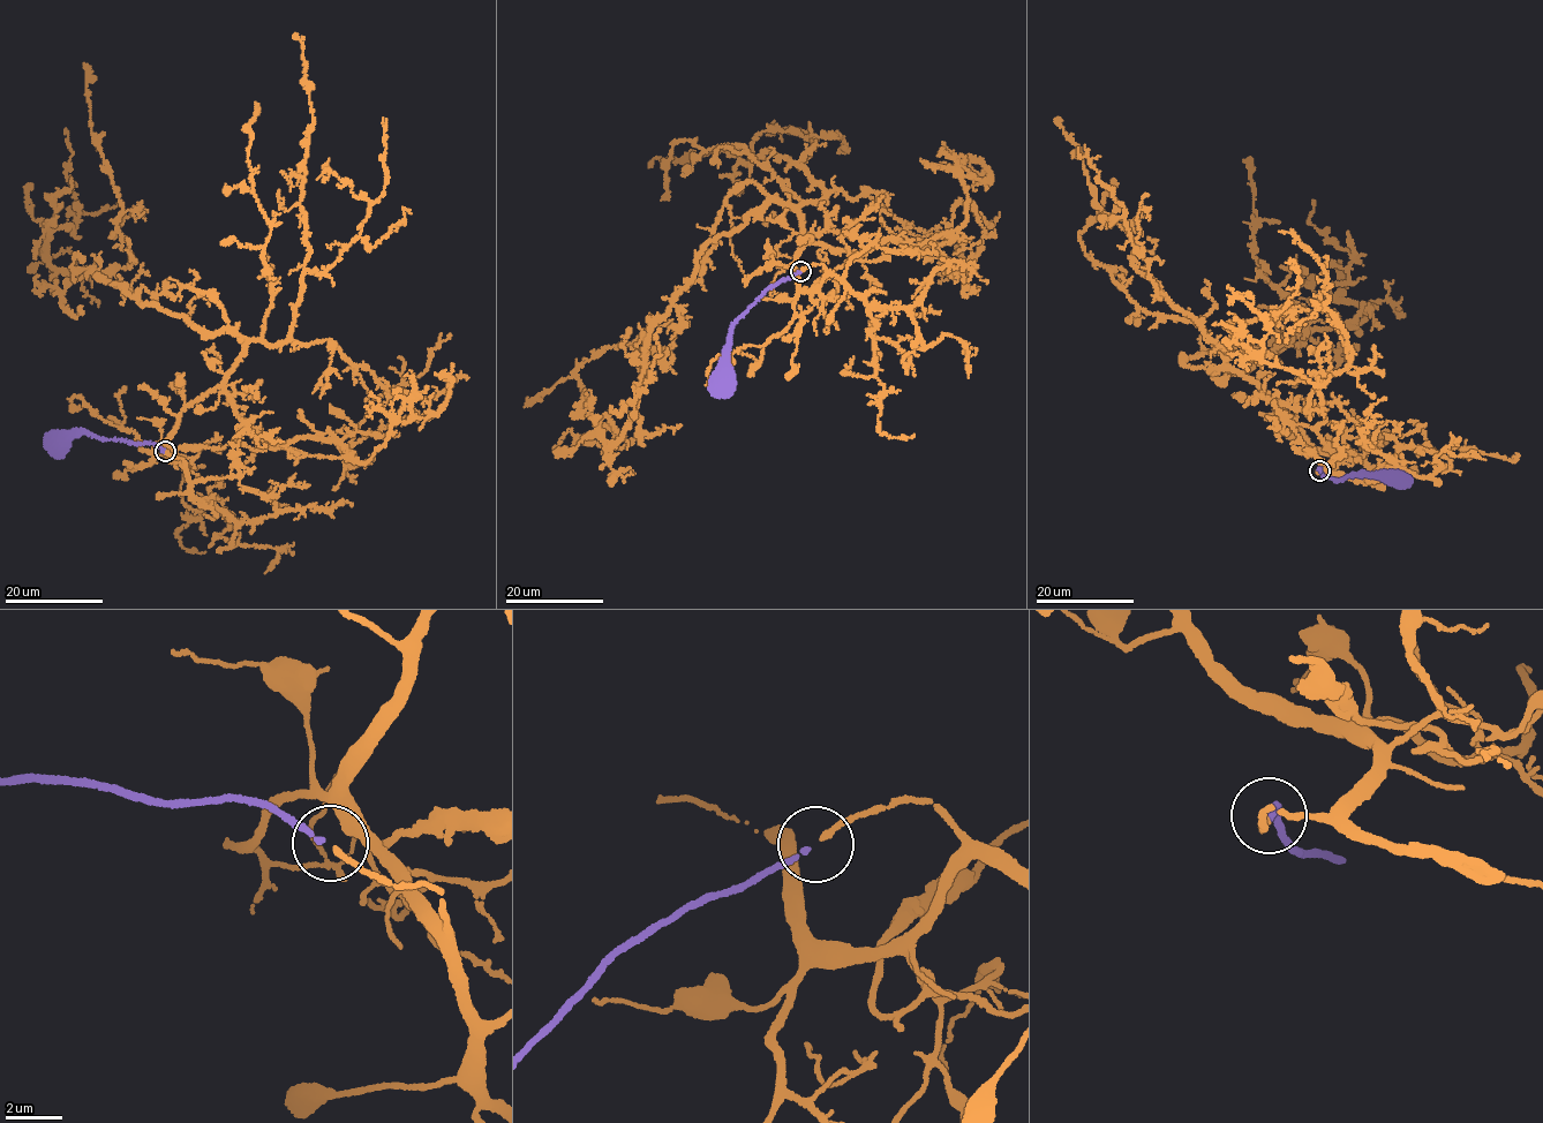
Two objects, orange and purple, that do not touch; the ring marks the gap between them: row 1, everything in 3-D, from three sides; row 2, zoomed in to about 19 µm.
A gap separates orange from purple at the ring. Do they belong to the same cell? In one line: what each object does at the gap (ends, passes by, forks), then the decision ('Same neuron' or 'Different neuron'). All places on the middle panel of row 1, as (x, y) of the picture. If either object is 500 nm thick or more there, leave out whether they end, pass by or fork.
At the ring orange ends. At the ring purple ends. Same neuron

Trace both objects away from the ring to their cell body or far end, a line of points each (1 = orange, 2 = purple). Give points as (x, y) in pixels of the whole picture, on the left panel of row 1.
1: (165, 451), (185, 465), (167, 441), (242, 341), (49, 263), (46, 241), (76, 217), (64, 129)
2: (164, 450), (145, 443), (107, 442), (82, 432), (58, 447)

